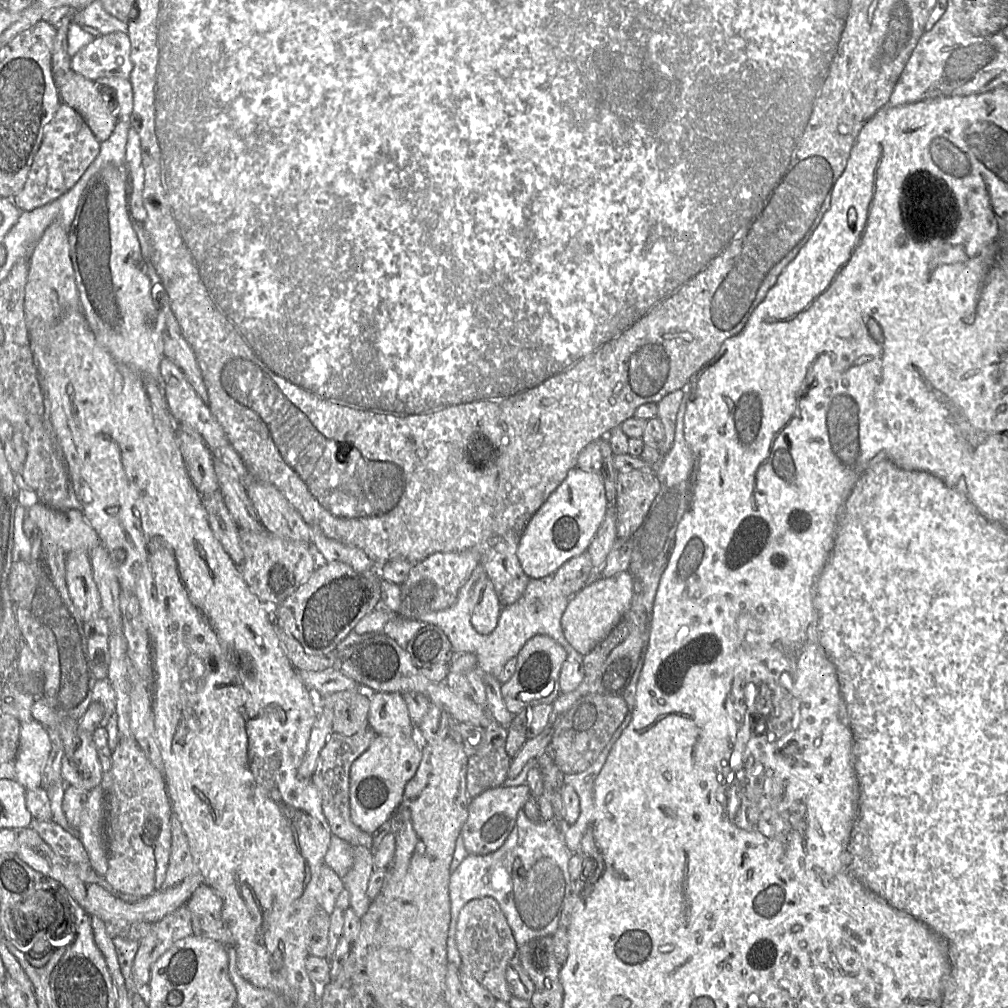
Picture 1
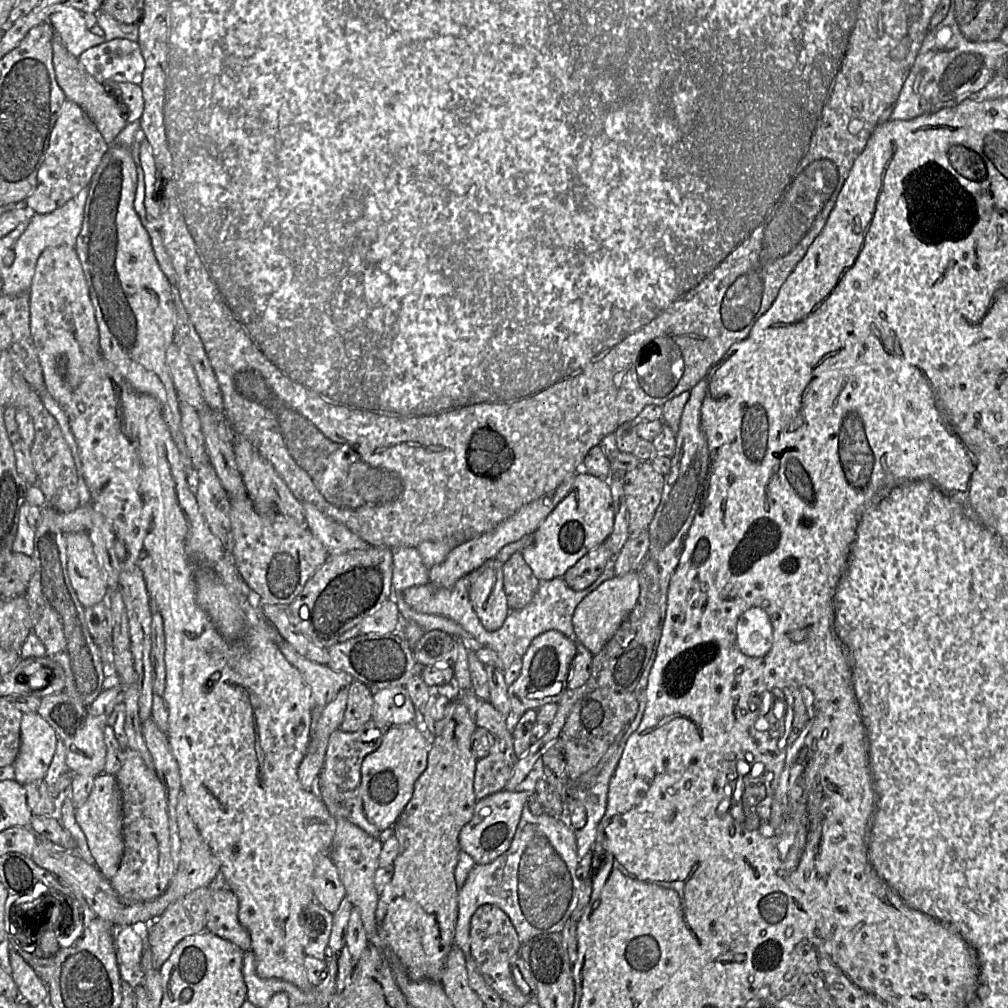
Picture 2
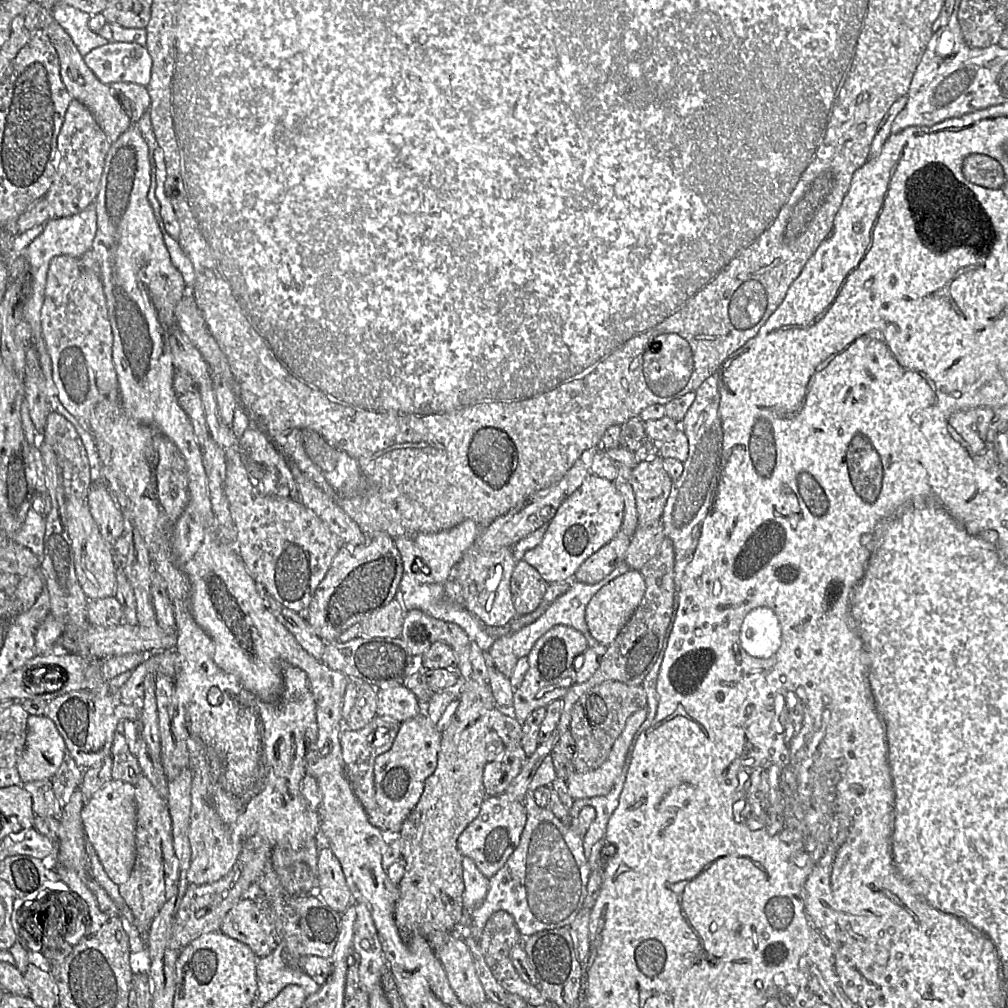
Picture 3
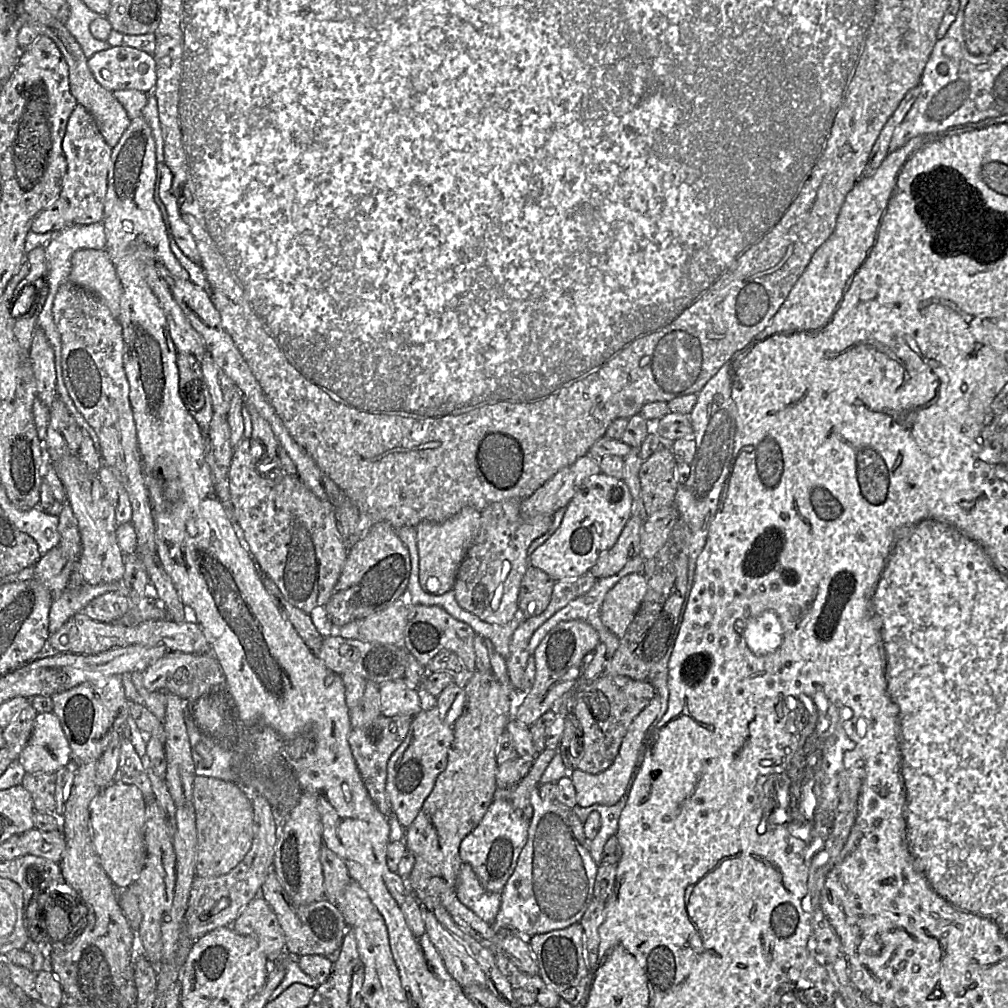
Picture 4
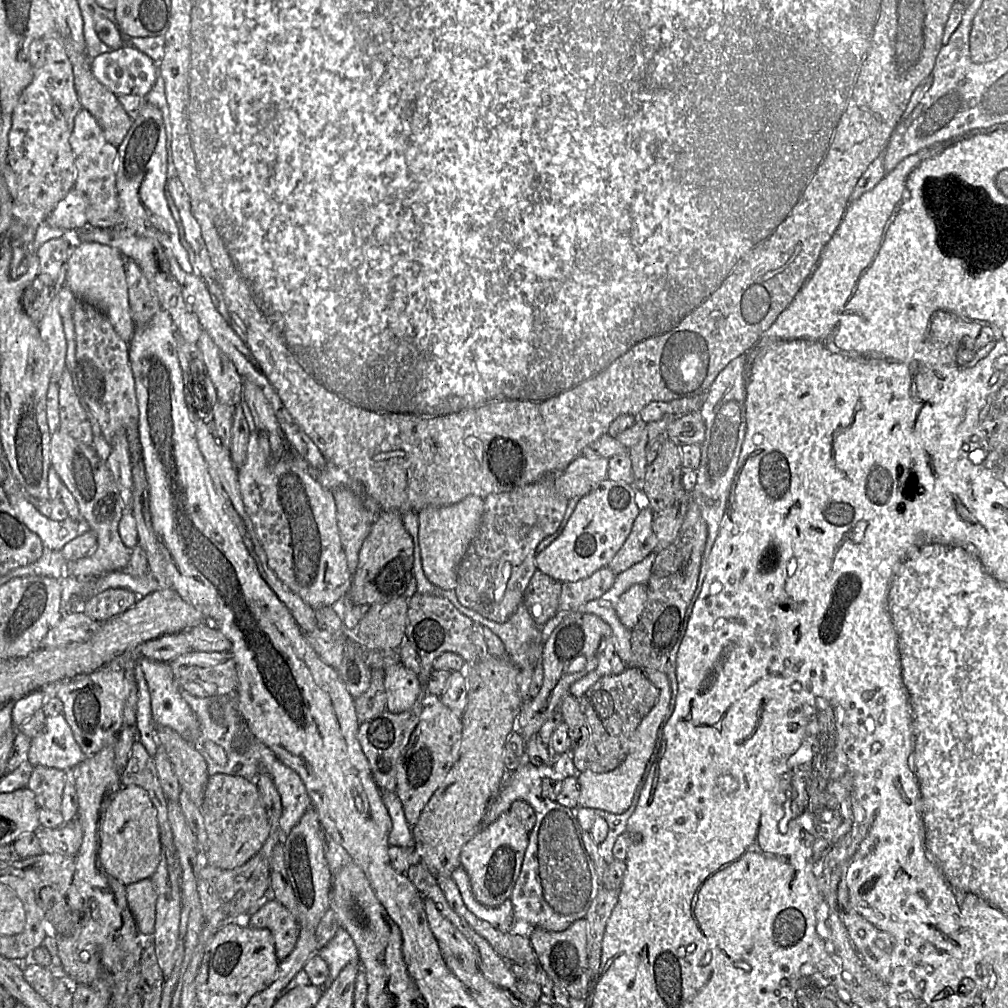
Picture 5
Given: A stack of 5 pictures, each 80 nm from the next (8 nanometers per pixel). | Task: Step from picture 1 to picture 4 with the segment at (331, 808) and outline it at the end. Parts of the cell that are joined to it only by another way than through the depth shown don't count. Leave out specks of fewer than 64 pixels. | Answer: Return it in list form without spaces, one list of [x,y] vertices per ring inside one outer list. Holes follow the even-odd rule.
[[[380,714],[368,725],[352,729],[348,736],[350,748],[365,787],[376,807],[387,818],[393,814],[393,809],[386,793],[387,764],[391,755],[404,741],[412,720],[413,717],[407,715],[387,717]]]

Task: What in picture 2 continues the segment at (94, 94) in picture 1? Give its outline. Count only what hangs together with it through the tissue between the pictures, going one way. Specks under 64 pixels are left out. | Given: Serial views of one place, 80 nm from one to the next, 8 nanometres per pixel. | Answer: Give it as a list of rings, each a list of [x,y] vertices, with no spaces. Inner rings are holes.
[[[57,35],[53,38],[52,49],[56,80],[64,91],[67,100],[79,105],[94,122],[104,140],[109,145],[113,144],[118,134],[128,123],[127,113],[123,110],[118,100],[105,89],[103,83],[98,82],[84,69],[78,57],[67,50]]]

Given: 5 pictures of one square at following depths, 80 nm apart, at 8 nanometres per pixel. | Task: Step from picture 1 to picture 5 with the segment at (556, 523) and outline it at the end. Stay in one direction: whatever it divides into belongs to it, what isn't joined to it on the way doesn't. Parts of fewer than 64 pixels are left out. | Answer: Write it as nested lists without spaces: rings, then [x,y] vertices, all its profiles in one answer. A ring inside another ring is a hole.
[[[605,479],[581,497],[561,534],[535,556],[537,569],[560,582],[578,581],[608,566],[640,513],[637,491],[624,481]]]

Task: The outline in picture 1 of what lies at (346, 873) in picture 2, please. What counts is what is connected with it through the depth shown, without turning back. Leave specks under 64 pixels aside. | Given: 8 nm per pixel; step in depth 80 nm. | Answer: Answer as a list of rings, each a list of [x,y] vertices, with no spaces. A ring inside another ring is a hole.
[[[362,845],[353,846],[353,855],[353,866],[342,880],[349,892],[350,907],[361,918],[372,901],[367,895],[367,887],[370,876],[375,870],[374,850]]]

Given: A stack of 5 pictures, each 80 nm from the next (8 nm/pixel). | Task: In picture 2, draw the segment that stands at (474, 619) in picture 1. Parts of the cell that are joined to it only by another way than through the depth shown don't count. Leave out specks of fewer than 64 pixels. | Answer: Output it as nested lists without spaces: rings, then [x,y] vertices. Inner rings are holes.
[[[498,560],[488,561],[475,573],[472,572],[470,602],[484,628],[490,632],[498,630],[510,613],[504,590],[503,564]]]

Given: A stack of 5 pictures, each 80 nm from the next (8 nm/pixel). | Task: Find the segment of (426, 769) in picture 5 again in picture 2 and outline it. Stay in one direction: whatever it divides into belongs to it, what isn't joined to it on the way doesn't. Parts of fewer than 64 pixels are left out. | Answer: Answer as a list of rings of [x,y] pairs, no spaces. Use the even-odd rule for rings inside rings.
[[[419,722],[392,726],[387,731],[379,748],[364,758],[361,765],[360,795],[366,817],[378,829],[384,830],[393,827],[411,799],[415,782],[427,767],[428,754],[434,738],[436,737],[423,731],[423,727]]]

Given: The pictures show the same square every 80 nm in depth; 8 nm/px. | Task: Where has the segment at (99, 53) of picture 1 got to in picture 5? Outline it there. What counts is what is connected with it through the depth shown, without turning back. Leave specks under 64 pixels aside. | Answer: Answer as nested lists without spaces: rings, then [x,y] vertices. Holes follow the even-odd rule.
[[[132,45],[90,59],[94,77],[116,96],[145,97],[158,77],[158,67],[148,55]]]

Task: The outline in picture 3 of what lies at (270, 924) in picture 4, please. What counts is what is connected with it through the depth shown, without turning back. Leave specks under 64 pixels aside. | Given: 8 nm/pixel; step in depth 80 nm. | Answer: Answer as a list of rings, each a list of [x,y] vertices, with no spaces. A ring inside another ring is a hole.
[[[242,898],[239,900],[225,915],[219,931],[223,934],[238,940],[247,946],[258,957],[266,957],[277,948],[277,933],[266,932],[259,923],[260,904],[250,898]]]

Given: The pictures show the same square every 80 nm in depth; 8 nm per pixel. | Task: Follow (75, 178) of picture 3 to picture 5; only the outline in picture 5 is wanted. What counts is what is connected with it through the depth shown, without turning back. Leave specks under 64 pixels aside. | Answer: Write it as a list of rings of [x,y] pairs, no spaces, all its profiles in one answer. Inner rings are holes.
[[[84,108],[75,117],[69,143],[77,167],[74,189],[83,192],[88,199],[86,210],[88,224],[92,227],[101,227],[103,229],[117,227],[120,222],[115,170],[117,148],[106,141],[98,122]]]

